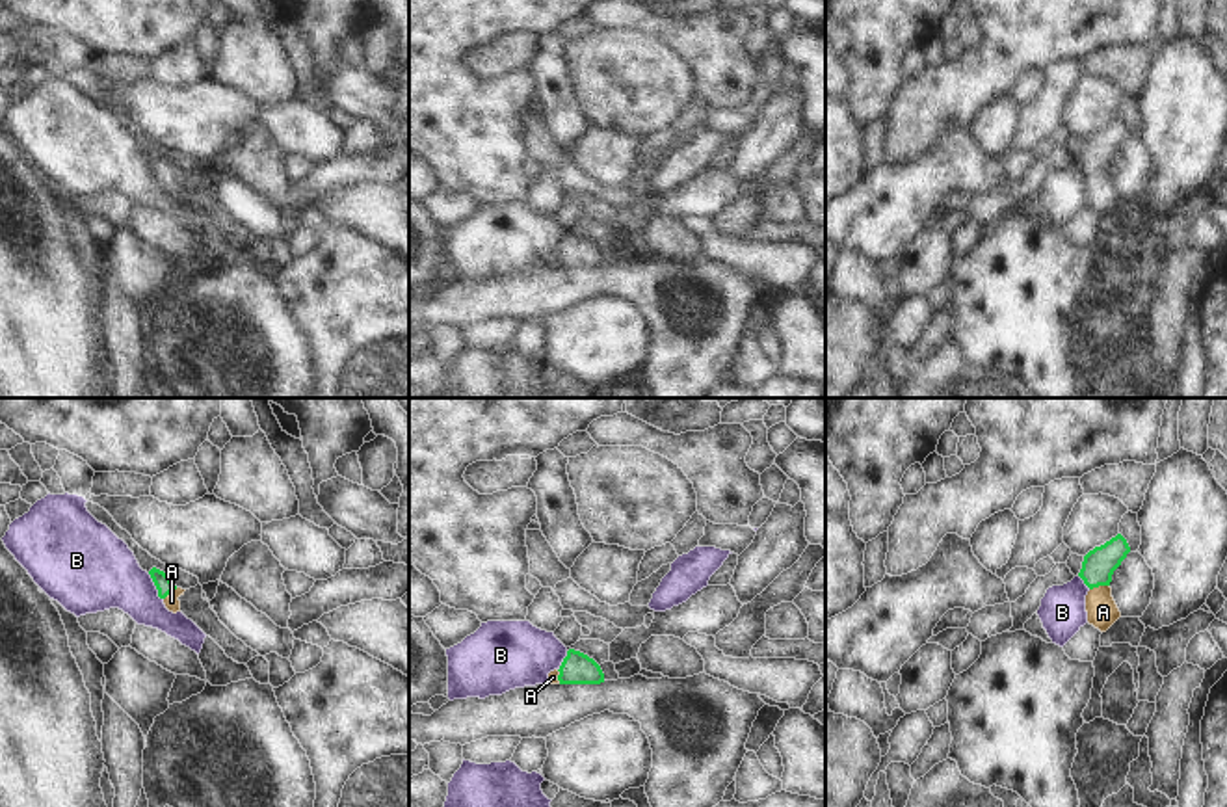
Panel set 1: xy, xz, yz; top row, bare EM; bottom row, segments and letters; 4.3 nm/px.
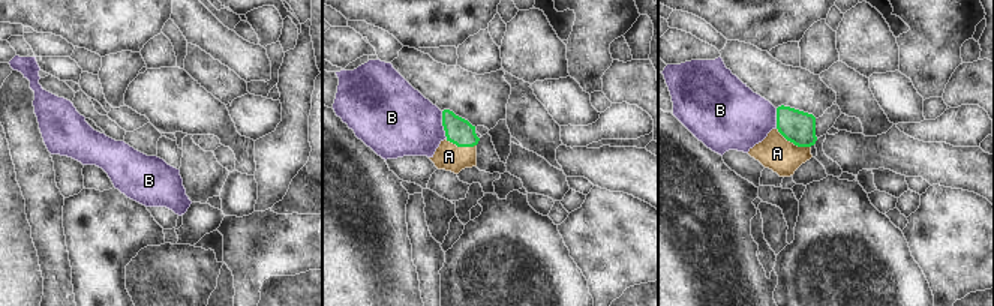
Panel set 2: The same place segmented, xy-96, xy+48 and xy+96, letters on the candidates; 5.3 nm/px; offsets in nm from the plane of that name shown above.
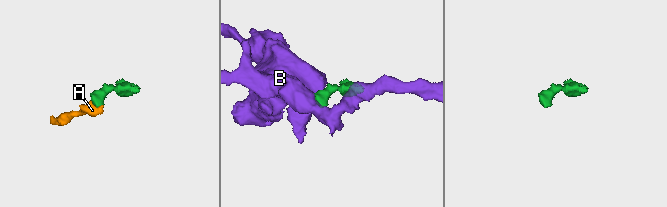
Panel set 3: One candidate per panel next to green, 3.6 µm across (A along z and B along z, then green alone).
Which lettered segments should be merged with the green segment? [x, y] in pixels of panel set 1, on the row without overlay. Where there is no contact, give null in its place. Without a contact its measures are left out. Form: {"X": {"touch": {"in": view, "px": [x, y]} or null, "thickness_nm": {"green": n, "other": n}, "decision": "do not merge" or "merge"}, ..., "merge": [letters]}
{"A": {"touch": {"in": "yz", "px": [1099, 168]}, "thickness_nm": {"green": 140, "other": 140}, "decision": "merge"}, "B": {"touch": {"in": "xy", "px": [155, 168]}, "thickness_nm": {"green": 70, "other": 320}, "decision": "do not merge"}, "merge": ["A"]}

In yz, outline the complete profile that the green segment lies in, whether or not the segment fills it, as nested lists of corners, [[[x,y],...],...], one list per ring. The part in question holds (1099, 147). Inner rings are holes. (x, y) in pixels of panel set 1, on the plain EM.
[[[1117,117],[1084,139],[1078,160],[1089,171],[1086,179],[1088,206],[1106,216],[1121,195],[1112,180],[1112,158],[1130,136],[1127,123]]]

